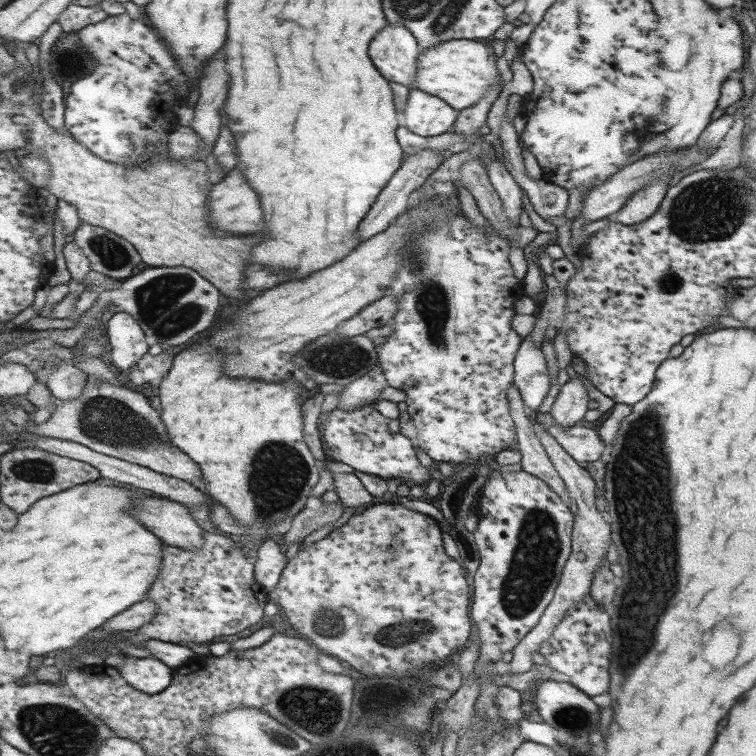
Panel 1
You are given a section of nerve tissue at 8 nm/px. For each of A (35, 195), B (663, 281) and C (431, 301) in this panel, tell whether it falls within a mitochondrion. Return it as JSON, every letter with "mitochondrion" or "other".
{"A":"other","B":"mitochondrion","C":"mitochondrion"}

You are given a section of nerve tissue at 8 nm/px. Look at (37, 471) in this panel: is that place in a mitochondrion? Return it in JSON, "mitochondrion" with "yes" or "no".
{"mitochondrion":"yes"}

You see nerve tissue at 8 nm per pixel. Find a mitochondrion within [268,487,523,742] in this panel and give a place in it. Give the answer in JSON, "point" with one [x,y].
{"point":[313,709]}

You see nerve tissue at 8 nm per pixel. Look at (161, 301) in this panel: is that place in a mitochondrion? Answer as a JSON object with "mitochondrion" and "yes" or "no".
{"mitochondrion":"yes"}

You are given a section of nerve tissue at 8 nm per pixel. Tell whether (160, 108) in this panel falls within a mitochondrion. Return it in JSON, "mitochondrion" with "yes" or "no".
{"mitochondrion":"no"}

